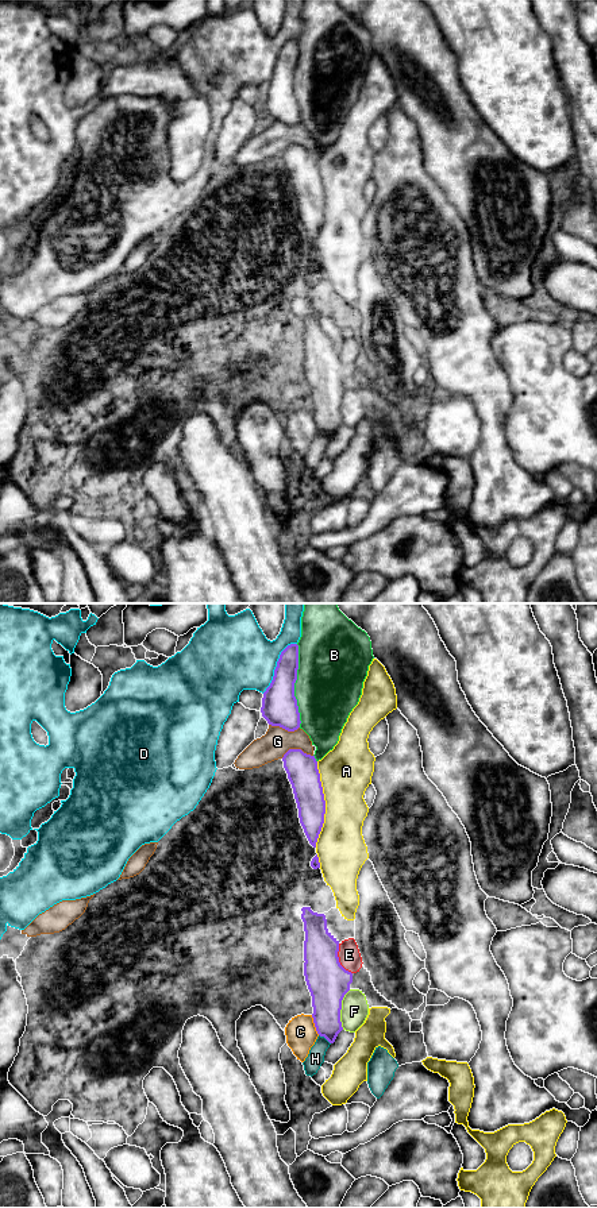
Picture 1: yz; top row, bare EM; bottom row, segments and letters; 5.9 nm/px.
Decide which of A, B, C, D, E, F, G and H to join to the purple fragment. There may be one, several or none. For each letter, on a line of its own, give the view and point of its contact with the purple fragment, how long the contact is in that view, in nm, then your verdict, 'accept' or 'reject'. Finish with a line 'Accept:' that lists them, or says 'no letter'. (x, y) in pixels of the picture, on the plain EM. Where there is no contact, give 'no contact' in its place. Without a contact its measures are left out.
A: yz (324, 200) | 500 nm | reject
B: yz (293, 81) | 500 nm | reject
C: yz (315, 420) | 130 nm | reject
D: yz (277, 61) | 360 nm | reject
E: yz (338, 355) | 200 nm | reject
F: yz (341, 404) | 240 nm | reject
G: yz (296, 145) | 190 nm | reject
H: yz (324, 432) | 90 nm | reject
Accept: no letter

